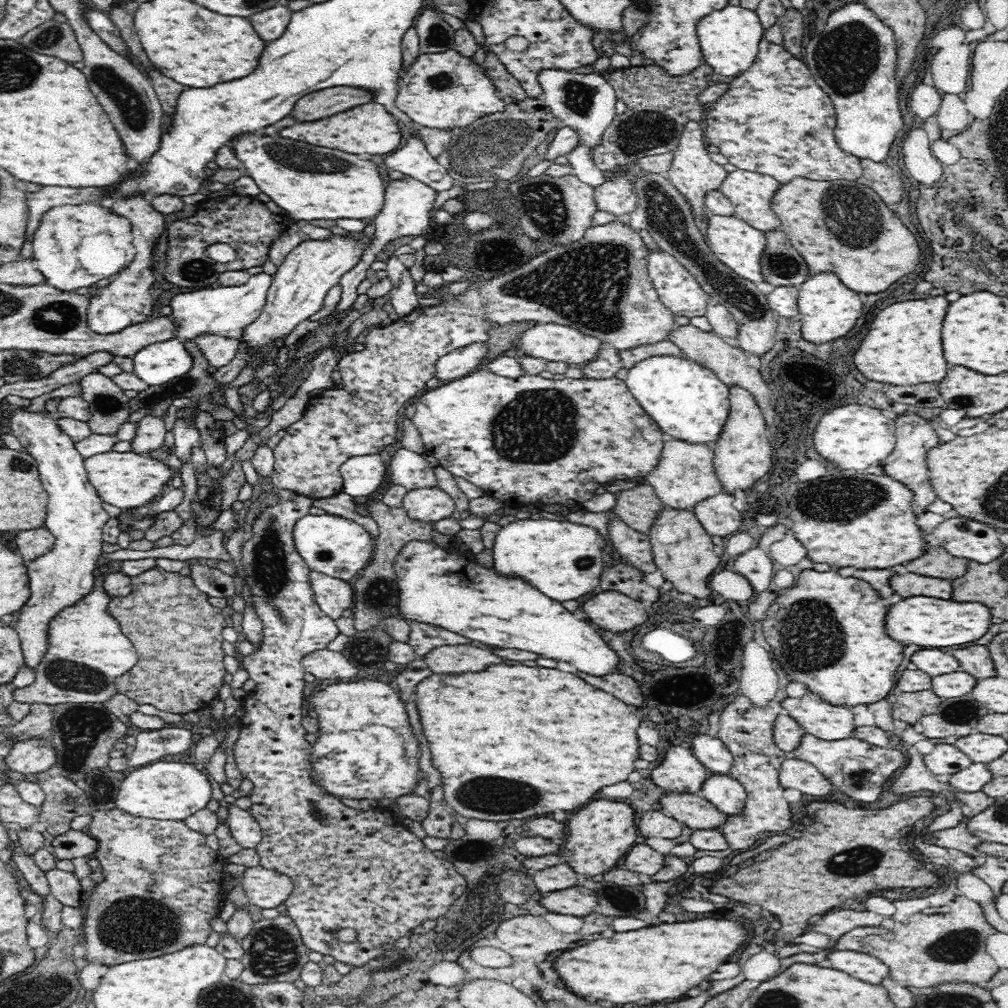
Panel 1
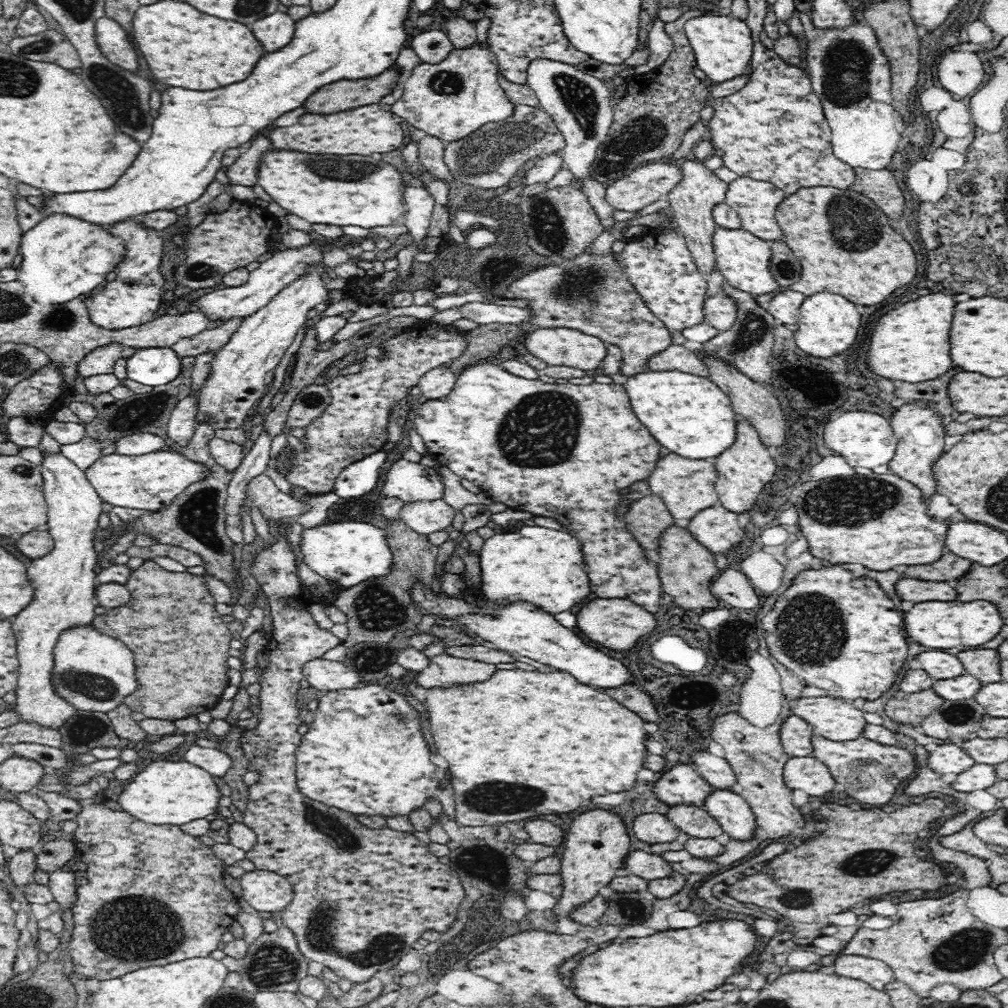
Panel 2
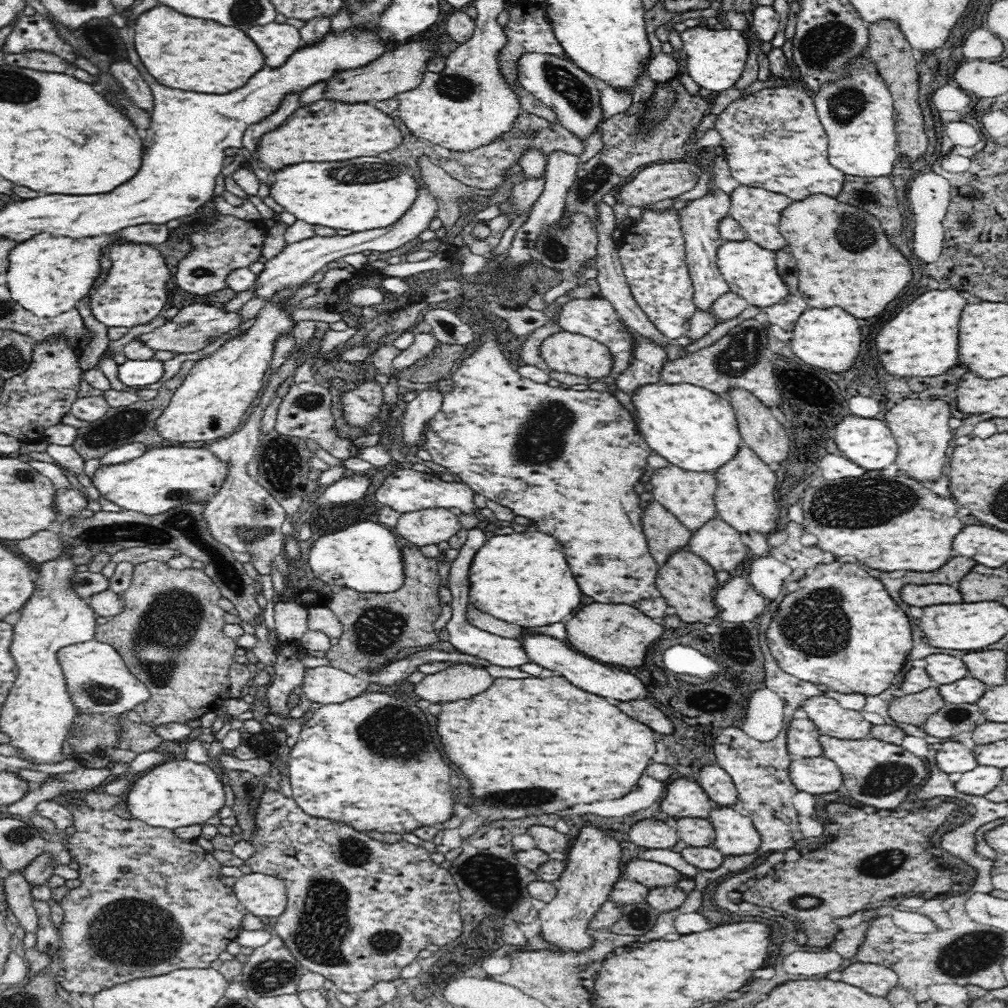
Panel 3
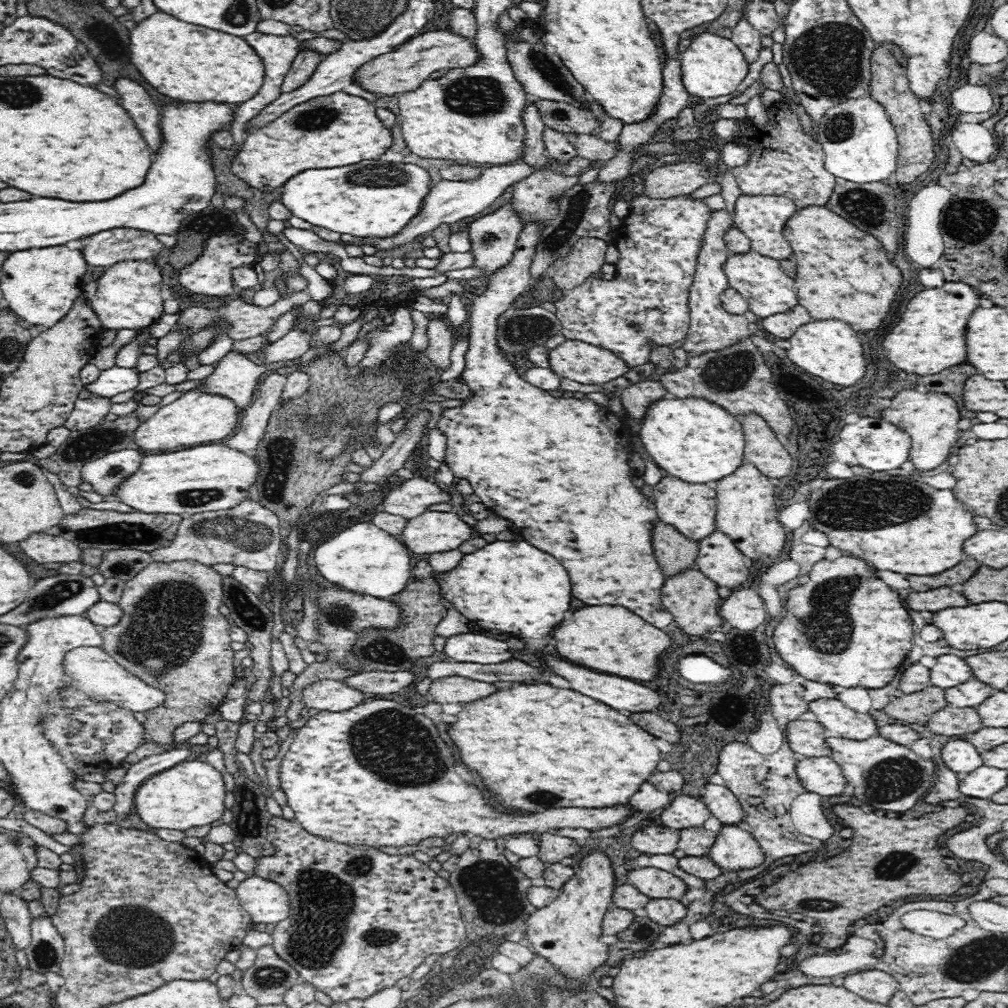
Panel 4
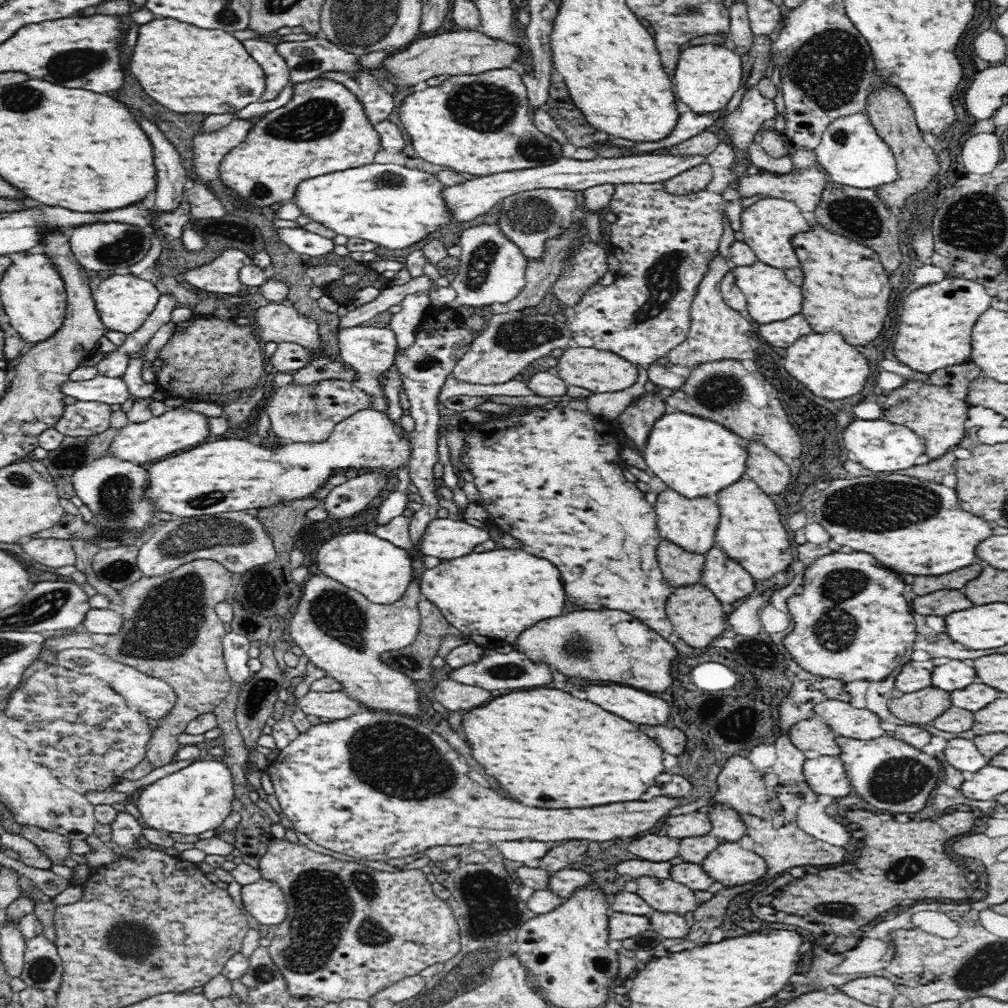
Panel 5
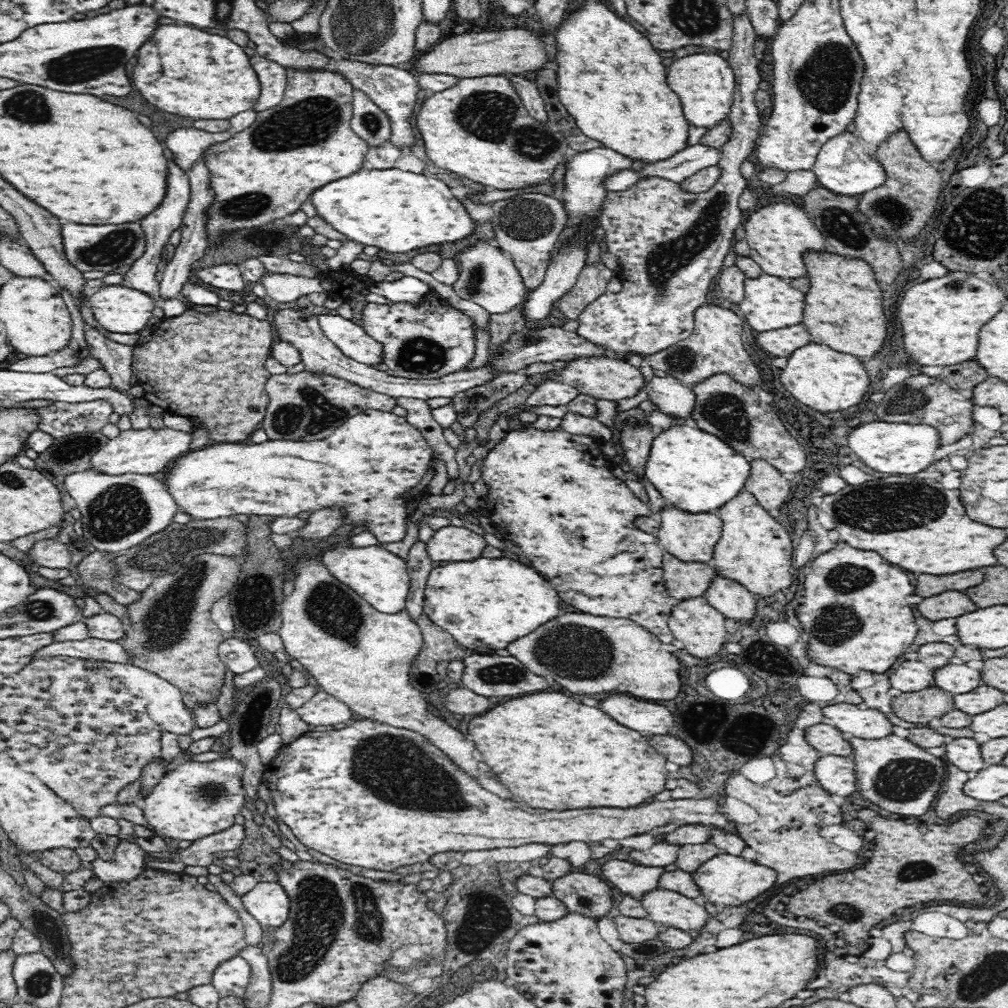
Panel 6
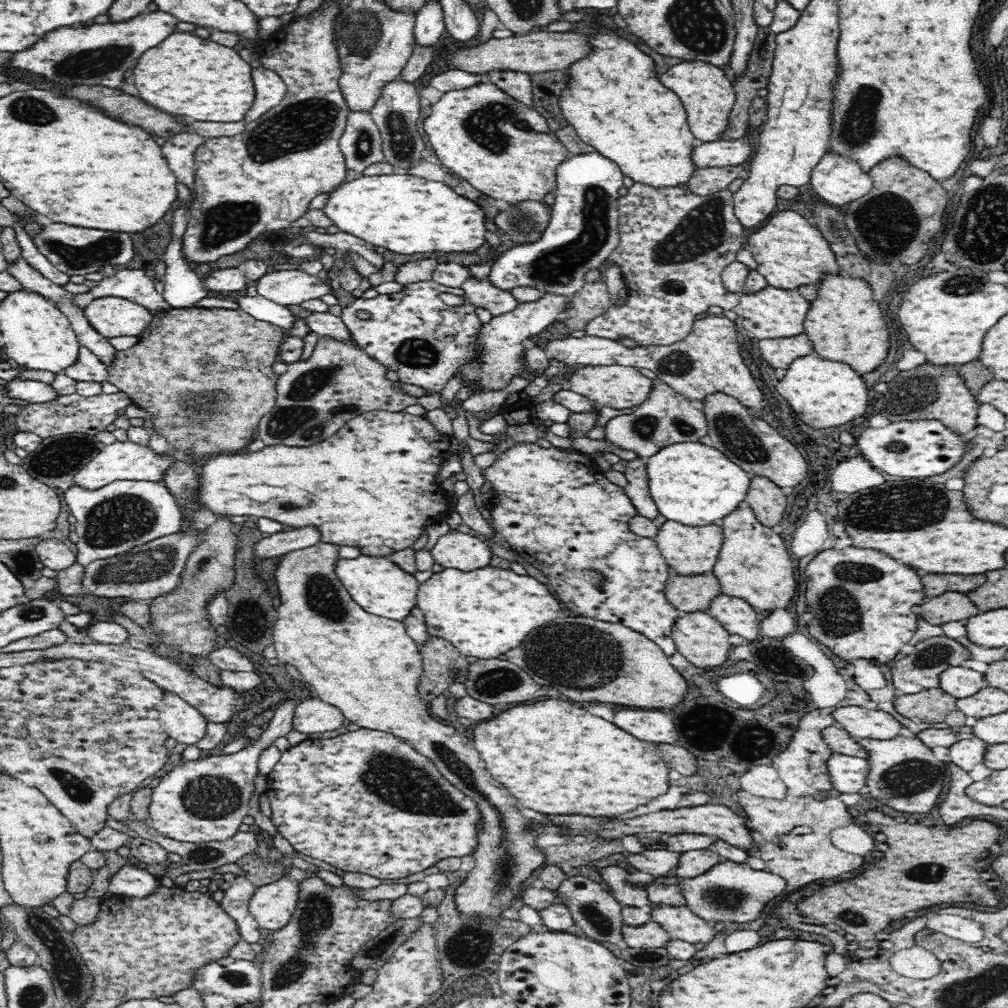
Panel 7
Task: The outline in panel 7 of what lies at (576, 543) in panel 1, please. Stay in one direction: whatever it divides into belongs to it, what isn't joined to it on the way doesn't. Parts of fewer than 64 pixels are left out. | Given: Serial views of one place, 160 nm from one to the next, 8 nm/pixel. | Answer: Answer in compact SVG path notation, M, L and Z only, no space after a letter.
M484 565L476 569L444 568L443 572L434 573L419 587L417 593L417 607L423 612L429 634L436 638L443 638L456 647L462 656L469 659L496 659L506 655L511 649L522 644L524 636L558 618L560 603L548 590L546 584L538 582L532 576L520 576L512 569L499 569L491 565Z

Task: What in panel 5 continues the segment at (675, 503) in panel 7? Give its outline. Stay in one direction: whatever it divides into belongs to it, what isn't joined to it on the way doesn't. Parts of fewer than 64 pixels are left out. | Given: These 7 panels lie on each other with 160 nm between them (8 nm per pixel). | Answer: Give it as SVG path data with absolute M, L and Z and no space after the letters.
M664 412L651 426L642 456L649 469L682 496L715 497L722 488L745 476L747 441L710 417Z

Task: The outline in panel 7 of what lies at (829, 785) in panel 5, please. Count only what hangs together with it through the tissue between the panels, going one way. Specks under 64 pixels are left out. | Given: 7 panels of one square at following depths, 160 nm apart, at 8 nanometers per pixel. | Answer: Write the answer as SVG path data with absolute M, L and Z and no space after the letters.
M833 753L827 760L826 768L834 790L844 794L865 793L867 759Z

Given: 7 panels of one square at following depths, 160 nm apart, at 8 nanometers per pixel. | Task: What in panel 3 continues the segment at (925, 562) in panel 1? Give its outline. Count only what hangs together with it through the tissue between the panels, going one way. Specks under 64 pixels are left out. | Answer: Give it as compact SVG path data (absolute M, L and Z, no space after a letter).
M952 558L952 562L940 568L940 572L906 572L904 578L908 578L906 584L952 584L966 576L974 564L976 562L970 558Z

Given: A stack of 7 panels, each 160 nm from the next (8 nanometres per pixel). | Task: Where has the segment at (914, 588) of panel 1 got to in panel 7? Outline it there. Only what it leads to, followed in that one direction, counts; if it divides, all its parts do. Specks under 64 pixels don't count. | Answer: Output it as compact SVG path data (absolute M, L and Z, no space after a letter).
M942 594L938 598L930 598L922 606L922 616L926 622L938 626L952 620L966 620L978 614L978 608L966 594Z

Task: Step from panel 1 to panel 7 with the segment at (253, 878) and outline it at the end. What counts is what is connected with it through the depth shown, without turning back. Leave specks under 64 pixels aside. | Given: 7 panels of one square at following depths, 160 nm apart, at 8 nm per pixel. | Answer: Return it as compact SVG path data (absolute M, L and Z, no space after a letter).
M284 854L281 861L284 869L282 878L256 887L248 902L248 910L258 926L274 931L290 922L295 905L298 904L299 882L289 876L292 860Z

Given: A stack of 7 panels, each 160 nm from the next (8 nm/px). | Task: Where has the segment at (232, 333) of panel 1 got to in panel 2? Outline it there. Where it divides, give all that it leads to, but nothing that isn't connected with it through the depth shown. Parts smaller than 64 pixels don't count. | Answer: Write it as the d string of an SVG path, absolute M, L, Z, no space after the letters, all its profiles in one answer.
M313 241L302 248L276 250L270 259L261 262L258 268L249 272L246 284L223 289L216 288L215 291L196 299L192 305L192 310L202 312L211 322L216 320L226 322L230 318L242 318L244 320L266 306L271 297L284 286L290 284L292 280L295 280L310 263L322 260L322 252L324 252L322 245Z

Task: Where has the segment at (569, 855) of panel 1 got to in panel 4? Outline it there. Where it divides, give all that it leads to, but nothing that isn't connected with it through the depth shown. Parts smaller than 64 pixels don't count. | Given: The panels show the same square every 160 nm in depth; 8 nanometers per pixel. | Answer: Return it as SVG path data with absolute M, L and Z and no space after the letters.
M592 852L576 867L578 872L563 884L558 898L530 915L525 932L534 946L534 955L549 960L568 980L586 985L587 977L608 960L608 948L600 942L600 936L602 920L613 902L614 870L602 852Z

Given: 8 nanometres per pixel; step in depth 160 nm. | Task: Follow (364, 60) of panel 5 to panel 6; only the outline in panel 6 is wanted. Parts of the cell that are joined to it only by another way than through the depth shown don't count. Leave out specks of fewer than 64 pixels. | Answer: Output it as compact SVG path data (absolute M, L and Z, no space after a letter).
M357 88L353 90L353 112L353 131L367 142L369 148L384 146L391 135L390 117L372 103L366 93Z

